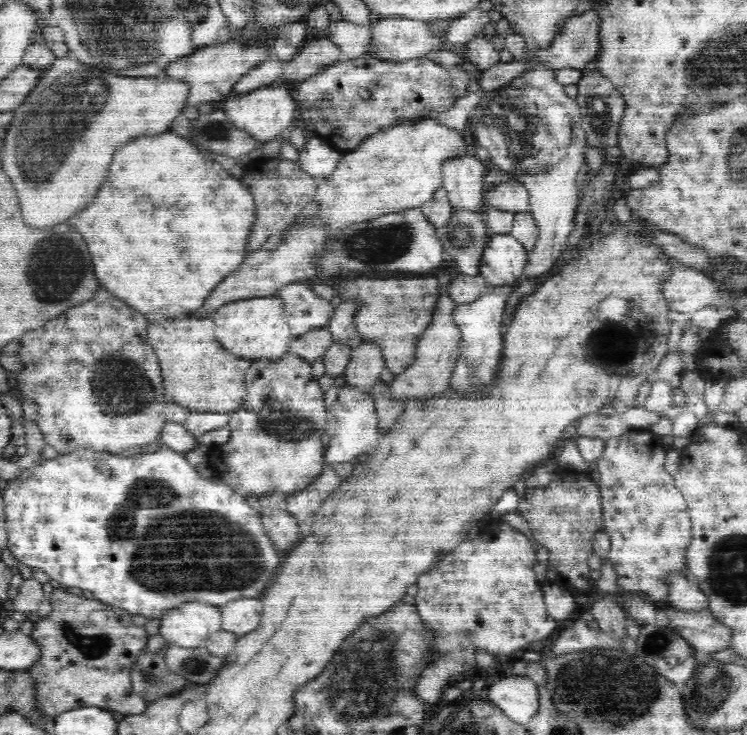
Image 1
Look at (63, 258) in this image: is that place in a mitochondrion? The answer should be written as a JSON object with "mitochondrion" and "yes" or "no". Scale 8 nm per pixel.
{"mitochondrion":"yes"}

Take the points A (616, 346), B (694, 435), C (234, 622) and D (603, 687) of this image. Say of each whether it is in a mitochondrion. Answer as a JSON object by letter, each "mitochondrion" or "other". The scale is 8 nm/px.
{"A":"mitochondrion","B":"other","C":"other","D":"mitochondrion"}

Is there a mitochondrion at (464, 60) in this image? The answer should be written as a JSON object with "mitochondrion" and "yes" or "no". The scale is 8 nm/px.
{"mitochondrion":"no"}

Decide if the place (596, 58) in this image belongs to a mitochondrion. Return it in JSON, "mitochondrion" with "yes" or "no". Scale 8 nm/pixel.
{"mitochondrion":"no"}

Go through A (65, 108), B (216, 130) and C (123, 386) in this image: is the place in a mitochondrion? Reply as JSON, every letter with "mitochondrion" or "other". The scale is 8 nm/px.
{"A":"mitochondrion","B":"mitochondrion","C":"mitochondrion"}

